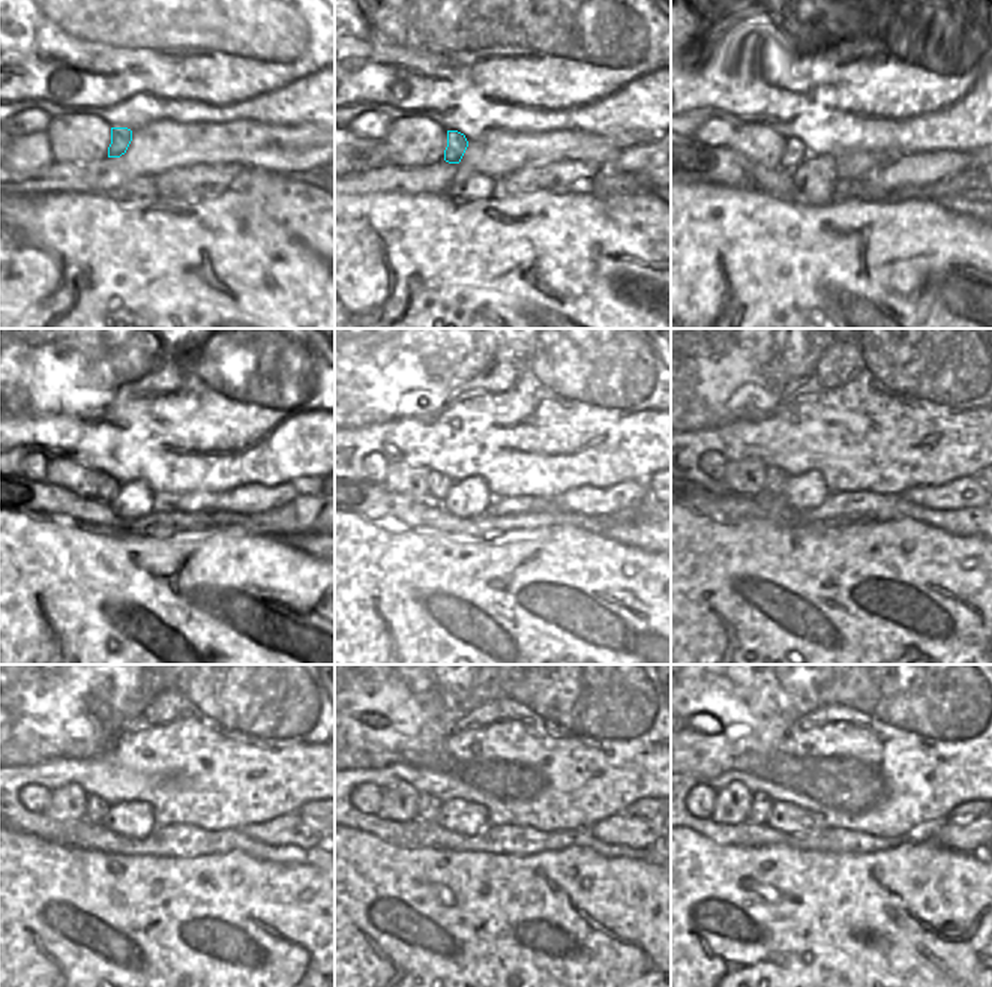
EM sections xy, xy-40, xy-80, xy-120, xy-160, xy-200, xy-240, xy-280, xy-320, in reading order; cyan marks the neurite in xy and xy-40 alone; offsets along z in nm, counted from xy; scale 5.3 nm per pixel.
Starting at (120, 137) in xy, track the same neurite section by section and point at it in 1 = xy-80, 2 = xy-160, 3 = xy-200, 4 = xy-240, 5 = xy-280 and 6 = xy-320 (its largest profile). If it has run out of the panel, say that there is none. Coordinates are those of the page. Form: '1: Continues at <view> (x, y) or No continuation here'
1: Continues at xy-80 (794, 152)
2: Continues at xy-160 (440, 485)
3: Continues at xy-200 (775, 477)
4: Continues at xy-240 (96, 807)
5: Continues at xy-280 (428, 806)
6: Continues at xy-320 (761, 804).

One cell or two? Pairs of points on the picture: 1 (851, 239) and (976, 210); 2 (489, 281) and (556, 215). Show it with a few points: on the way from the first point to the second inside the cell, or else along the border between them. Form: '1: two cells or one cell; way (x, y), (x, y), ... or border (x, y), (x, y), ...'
1: two cells; border (938, 200), (959, 213), (976, 218)
2: one cell; way (506, 264), (539, 231)

